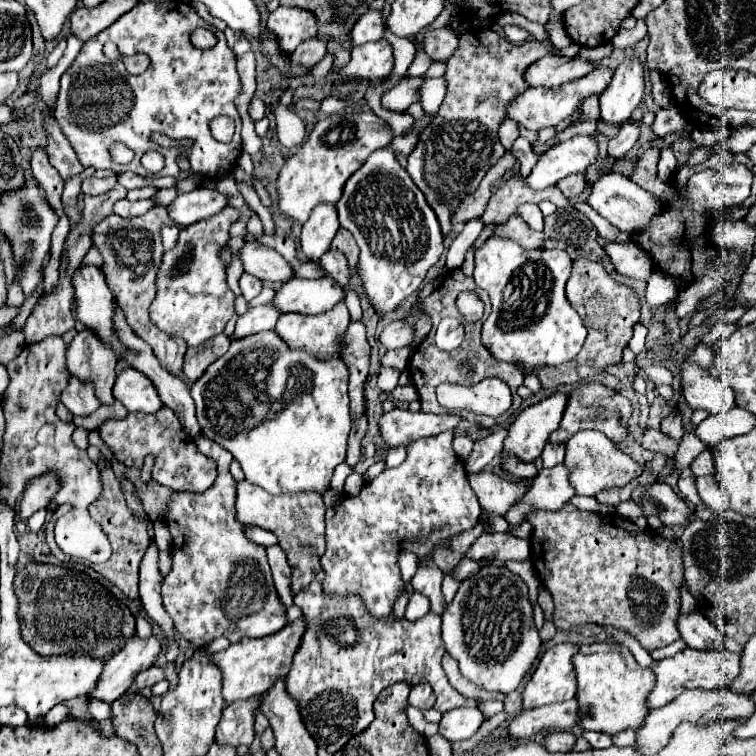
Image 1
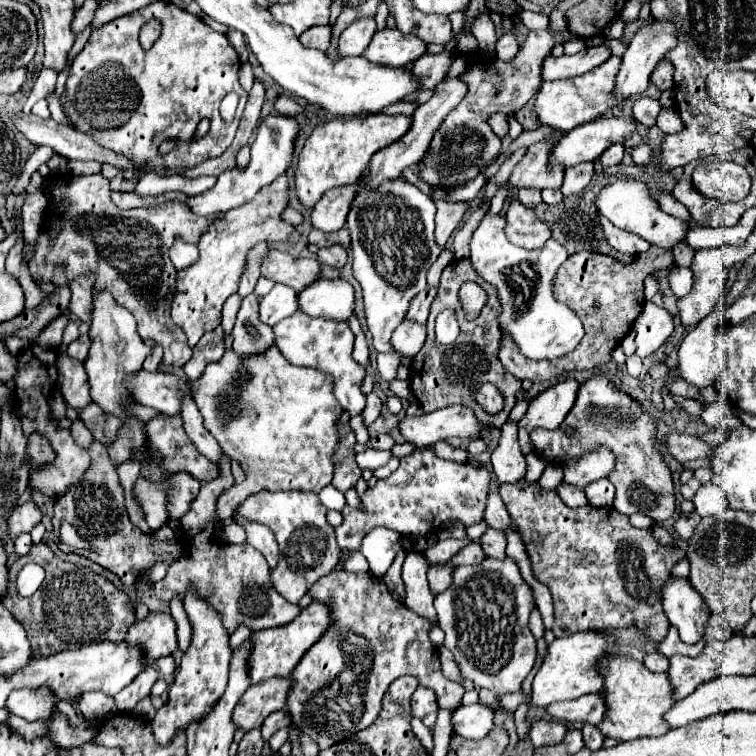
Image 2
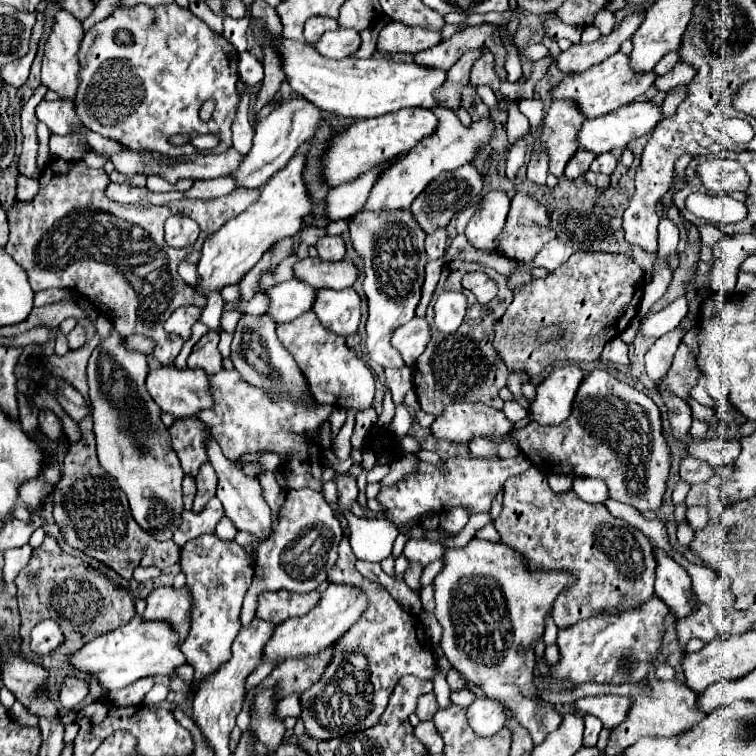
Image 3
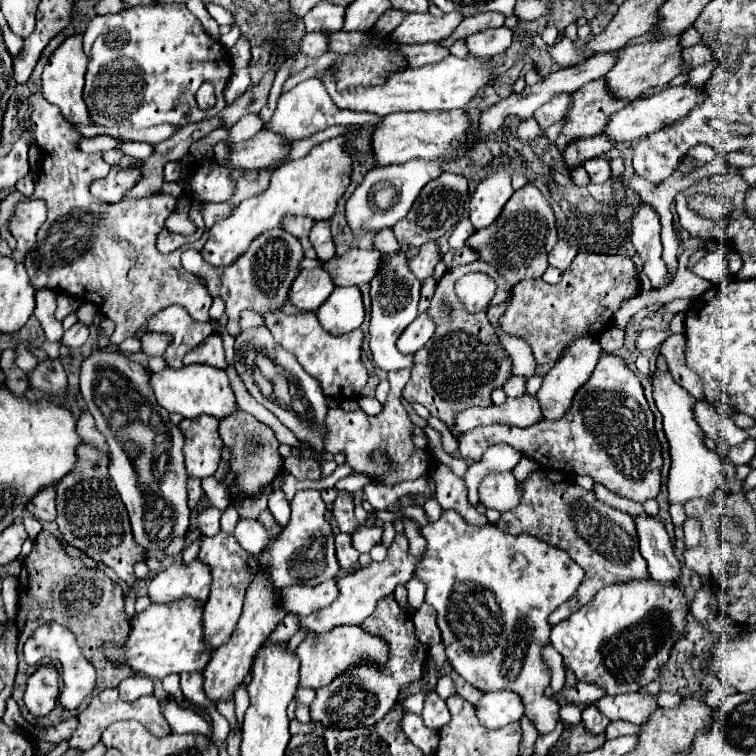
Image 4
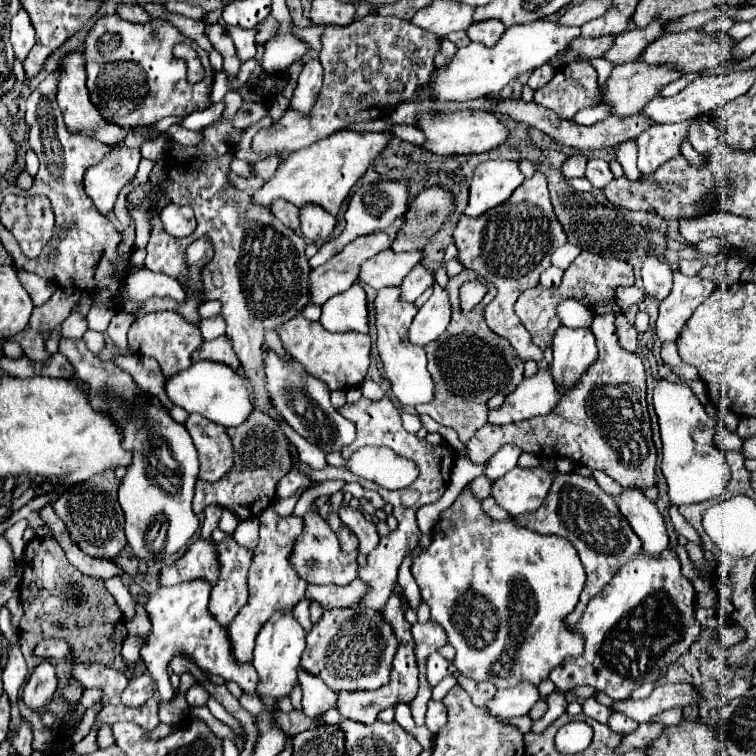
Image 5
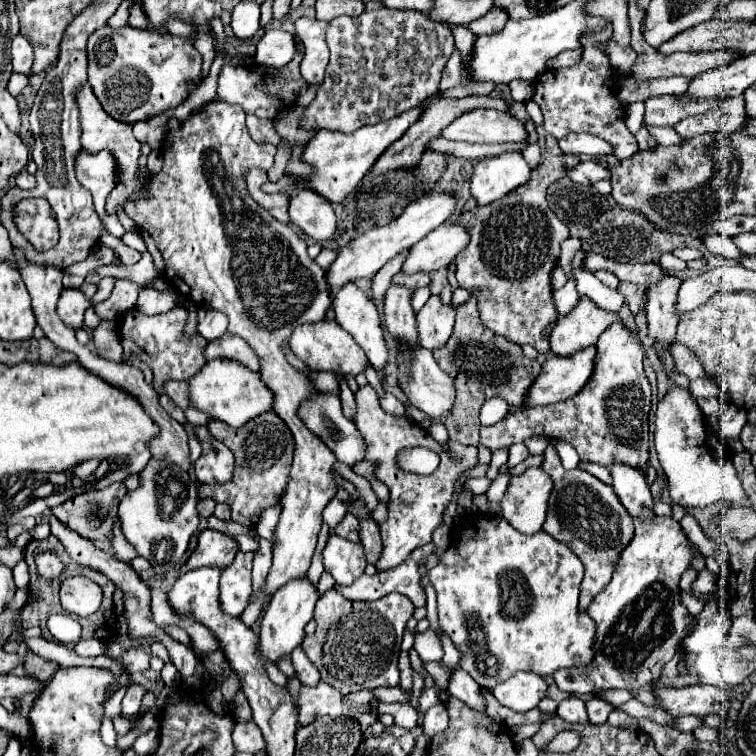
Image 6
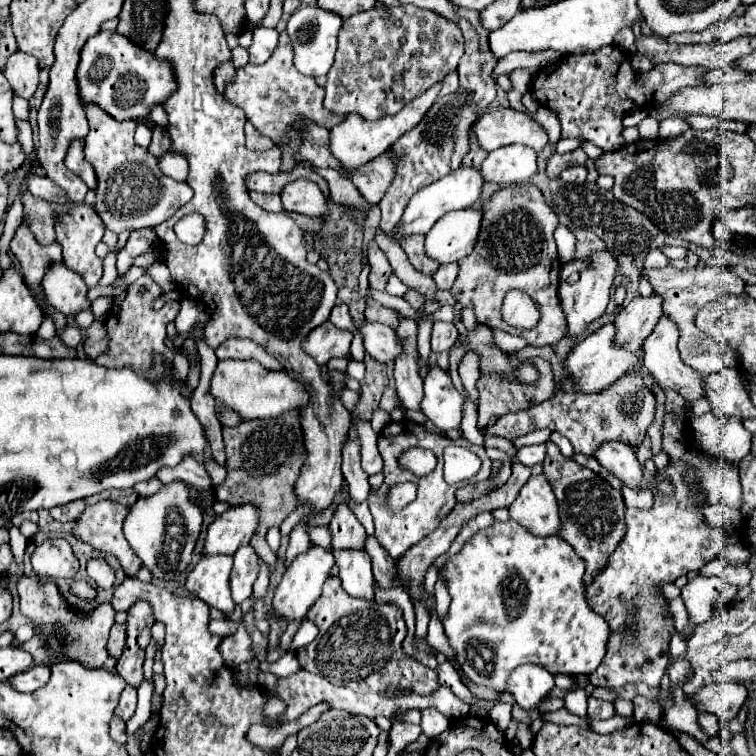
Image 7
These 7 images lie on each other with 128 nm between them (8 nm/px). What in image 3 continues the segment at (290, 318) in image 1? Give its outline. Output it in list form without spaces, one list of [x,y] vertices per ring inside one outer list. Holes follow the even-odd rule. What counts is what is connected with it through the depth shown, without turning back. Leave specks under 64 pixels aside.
[[[304,312],[292,322],[276,324],[276,334],[284,348],[294,356],[298,362],[302,374],[306,376],[310,390],[316,398],[316,402],[328,402],[332,406],[342,406],[348,408],[347,419],[340,429],[334,443],[334,452],[340,461],[349,458],[352,451],[351,436],[354,431],[355,416],[360,410],[370,408],[372,398],[374,398],[374,376],[370,368],[356,356],[352,348],[348,348],[346,338],[336,336],[332,330],[324,328],[318,320],[316,314]]]

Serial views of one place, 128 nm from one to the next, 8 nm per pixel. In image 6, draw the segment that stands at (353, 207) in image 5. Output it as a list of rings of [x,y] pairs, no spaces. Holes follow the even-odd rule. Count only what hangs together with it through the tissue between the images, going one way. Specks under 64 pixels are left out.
[[[326,248],[314,258],[314,262],[316,262],[320,268],[324,268],[324,270],[328,270],[334,260],[336,260],[336,254],[334,254],[332,250],[326,250]]]

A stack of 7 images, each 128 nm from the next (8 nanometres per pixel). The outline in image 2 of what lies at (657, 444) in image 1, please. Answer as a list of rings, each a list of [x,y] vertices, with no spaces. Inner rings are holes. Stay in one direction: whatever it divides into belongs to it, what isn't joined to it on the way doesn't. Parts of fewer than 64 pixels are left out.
[[[670,434],[670,436],[666,436],[666,448],[680,462],[698,460],[698,458],[708,458],[710,460],[714,456],[714,452],[716,452],[716,446],[706,444],[698,436],[686,436],[686,434]]]

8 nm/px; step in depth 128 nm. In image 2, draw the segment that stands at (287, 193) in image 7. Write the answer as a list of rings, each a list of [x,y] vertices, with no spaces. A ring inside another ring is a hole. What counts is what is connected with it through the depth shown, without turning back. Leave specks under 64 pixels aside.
[[[332,244],[332,246],[320,248],[318,250],[318,260],[322,264],[328,264],[328,266],[340,270],[346,264],[346,248],[340,246],[340,244]]]

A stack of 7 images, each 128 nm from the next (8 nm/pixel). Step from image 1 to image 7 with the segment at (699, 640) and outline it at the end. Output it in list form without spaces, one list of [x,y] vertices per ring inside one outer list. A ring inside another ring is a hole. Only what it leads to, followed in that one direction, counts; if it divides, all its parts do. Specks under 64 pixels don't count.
[[[608,440],[600,444],[600,448],[594,452],[594,458],[616,478],[620,478],[628,486],[640,486],[642,484],[642,470],[640,462],[636,458],[636,452],[632,446],[620,442],[620,440]]]

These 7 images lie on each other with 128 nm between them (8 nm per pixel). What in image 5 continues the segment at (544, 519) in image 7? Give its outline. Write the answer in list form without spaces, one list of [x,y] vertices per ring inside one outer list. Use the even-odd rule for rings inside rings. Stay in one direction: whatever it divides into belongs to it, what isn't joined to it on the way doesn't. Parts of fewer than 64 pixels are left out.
[[[512,468],[492,486],[492,498],[512,518],[532,514],[544,504],[552,478],[544,468]]]

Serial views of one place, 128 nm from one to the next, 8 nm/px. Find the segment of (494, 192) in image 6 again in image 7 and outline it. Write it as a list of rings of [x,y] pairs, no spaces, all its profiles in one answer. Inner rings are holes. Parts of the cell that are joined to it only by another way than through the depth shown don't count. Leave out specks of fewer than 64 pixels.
[[[520,144],[494,150],[482,162],[482,174],[486,182],[514,184],[528,180],[534,172],[536,172],[536,152]]]

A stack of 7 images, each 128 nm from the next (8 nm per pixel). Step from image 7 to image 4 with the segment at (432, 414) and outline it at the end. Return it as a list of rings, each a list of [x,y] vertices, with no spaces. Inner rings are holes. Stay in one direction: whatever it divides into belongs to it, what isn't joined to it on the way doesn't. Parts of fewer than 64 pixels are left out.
[[[388,254],[388,260],[384,264],[384,272],[376,276],[370,284],[370,296],[372,296],[372,318],[370,318],[370,350],[374,362],[382,370],[412,370],[414,368],[414,354],[402,354],[396,346],[400,334],[406,330],[406,326],[418,316],[418,298],[420,298],[420,284],[416,284],[412,272],[408,272],[408,256]]]

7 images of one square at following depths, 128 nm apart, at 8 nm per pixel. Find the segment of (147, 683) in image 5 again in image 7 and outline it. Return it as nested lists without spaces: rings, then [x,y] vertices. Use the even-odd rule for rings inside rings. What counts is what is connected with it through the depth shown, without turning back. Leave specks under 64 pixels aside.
[[[126,686],[122,690],[122,696],[120,696],[120,702],[116,706],[116,716],[124,722],[128,722],[132,716],[134,716],[134,710],[136,710],[136,688],[130,688]]]

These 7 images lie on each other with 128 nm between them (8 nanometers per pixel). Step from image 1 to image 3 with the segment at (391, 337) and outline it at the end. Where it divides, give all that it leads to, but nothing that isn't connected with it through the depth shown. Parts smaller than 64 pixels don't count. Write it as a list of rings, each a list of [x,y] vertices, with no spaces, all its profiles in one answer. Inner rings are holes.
[[[412,318],[412,322],[396,328],[392,346],[402,354],[406,366],[414,366],[416,358],[424,352],[430,340],[430,326],[426,318]]]

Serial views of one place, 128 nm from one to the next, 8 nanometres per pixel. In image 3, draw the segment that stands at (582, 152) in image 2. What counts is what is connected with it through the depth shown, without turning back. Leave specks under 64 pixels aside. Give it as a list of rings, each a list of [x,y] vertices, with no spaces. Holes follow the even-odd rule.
[[[636,100],[632,104],[626,104],[624,108],[618,108],[616,112],[586,120],[586,124],[582,124],[578,142],[580,142],[580,148],[592,150],[594,154],[622,150],[622,148],[626,148],[628,142],[636,140],[638,136],[650,134],[660,120],[662,120],[662,106],[660,104],[656,104],[654,100]]]

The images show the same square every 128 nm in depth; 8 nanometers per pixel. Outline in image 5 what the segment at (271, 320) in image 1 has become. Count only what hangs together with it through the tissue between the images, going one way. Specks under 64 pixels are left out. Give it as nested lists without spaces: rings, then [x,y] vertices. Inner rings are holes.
[[[374,232],[374,234],[366,234],[366,236],[358,236],[356,240],[352,240],[340,254],[336,254],[332,260],[328,260],[326,264],[322,264],[320,268],[314,268],[310,274],[310,292],[312,292],[312,302],[314,304],[324,304],[328,298],[332,298],[334,294],[340,294],[344,290],[348,290],[352,284],[358,282],[360,270],[362,270],[362,262],[370,260],[372,256],[376,256],[378,252],[390,250],[392,248],[394,238],[388,236],[386,232]]]

